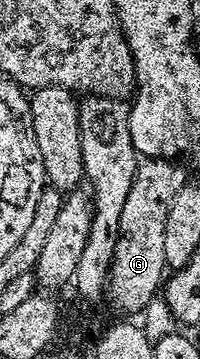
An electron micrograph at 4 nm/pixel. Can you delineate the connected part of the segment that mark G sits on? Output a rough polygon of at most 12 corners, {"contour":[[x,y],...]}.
{"contour":[[138,162],[109,293],[139,313],[165,281],[163,235],[182,164]]}

